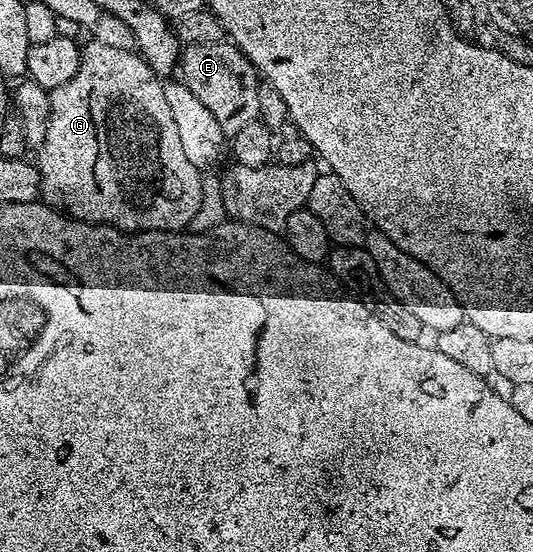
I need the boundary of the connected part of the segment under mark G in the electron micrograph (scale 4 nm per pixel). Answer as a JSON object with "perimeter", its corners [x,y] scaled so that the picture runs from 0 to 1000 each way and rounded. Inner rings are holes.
{"perimeter":[[[173,85],[167,92],[159,91],[150,103],[146,132],[139,132],[139,139],[131,139],[131,147],[124,147],[124,154],[103,158],[94,167],[86,248],[83,250],[83,259],[71,268],[71,281],[75,281],[71,312],[79,361],[92,377],[103,379],[114,391],[129,389],[131,395],[144,397],[150,404],[189,404],[191,409],[212,411],[218,418],[338,422],[358,406],[360,395],[368,391],[368,380],[375,377],[379,359],[379,348],[375,348],[377,319],[368,306],[349,293],[334,295],[334,301],[326,304],[319,299],[306,272],[313,255],[319,255],[319,230],[311,221],[308,187],[300,181],[300,158],[291,150],[295,145],[281,134],[276,114],[263,105],[261,98],[246,98],[236,100],[214,85]]]}

